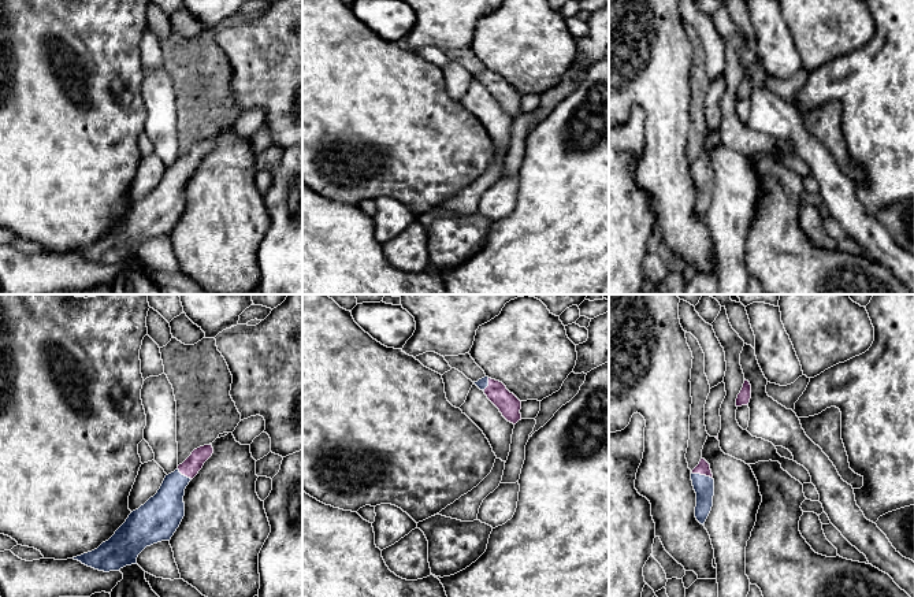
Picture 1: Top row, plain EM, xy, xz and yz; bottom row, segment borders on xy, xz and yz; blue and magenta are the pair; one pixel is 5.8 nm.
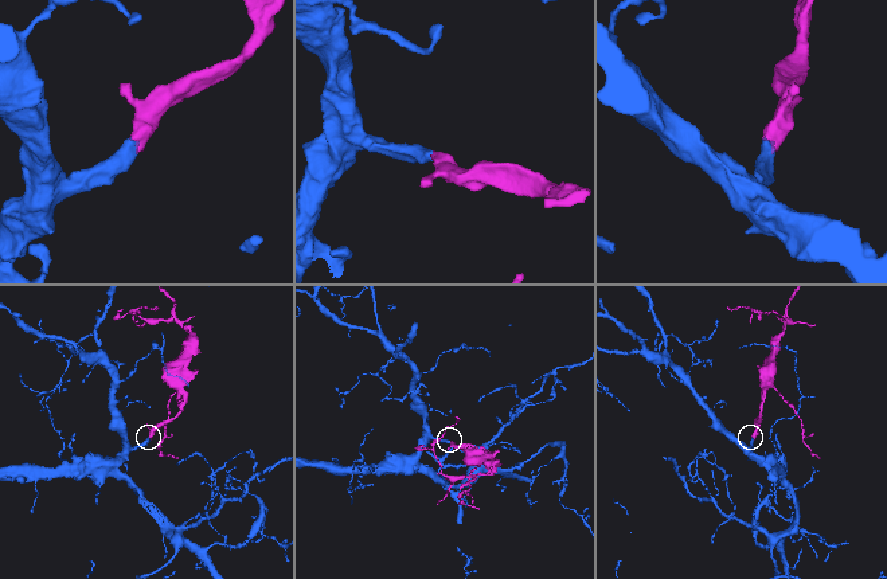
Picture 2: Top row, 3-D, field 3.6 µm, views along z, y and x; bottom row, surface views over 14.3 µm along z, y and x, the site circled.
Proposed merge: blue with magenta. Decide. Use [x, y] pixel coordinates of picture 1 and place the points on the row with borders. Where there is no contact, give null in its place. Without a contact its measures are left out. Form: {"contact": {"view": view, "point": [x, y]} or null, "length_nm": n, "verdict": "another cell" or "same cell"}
{"contact": {"view": "yz", "point": [702, 475]}, "length_nm": 130, "verdict": "another cell"}

